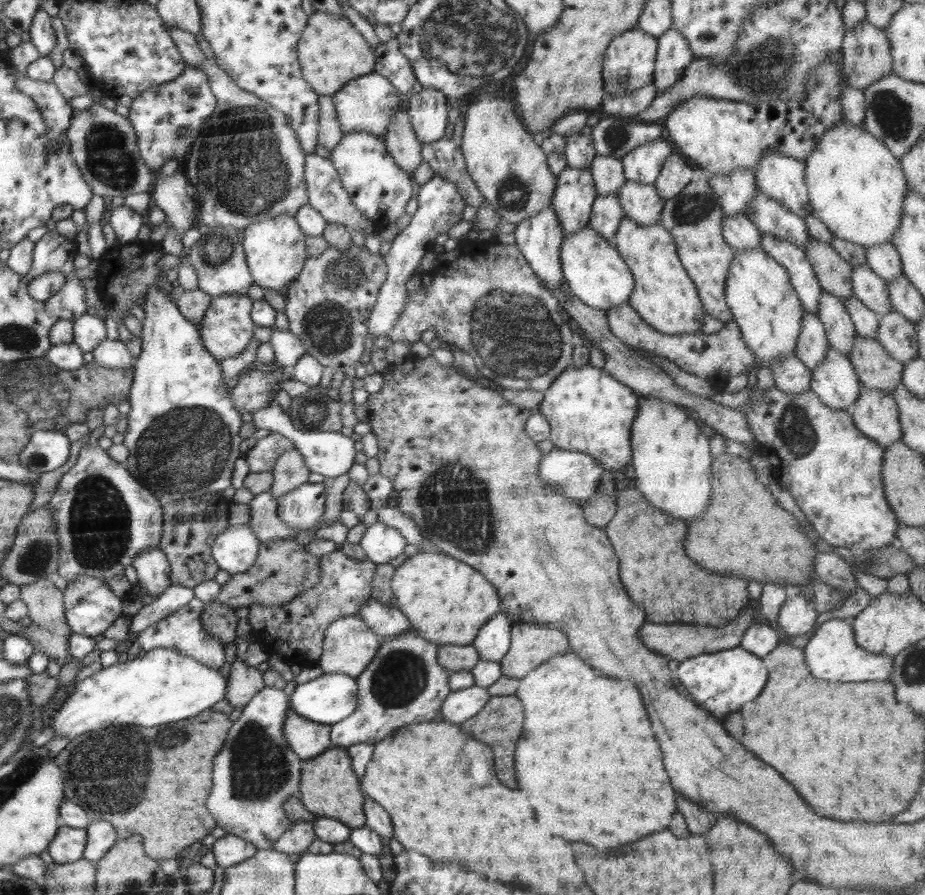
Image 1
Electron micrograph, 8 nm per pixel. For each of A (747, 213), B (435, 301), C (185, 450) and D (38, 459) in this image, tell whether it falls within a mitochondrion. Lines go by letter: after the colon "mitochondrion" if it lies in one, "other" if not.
A: other
B: other
C: mitochondrion
D: mitochondrion

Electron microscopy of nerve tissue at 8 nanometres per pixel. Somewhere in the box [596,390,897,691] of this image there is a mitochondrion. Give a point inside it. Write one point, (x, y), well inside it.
(795, 435)

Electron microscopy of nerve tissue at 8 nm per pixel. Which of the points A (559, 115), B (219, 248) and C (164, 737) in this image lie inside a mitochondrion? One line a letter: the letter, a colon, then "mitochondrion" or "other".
A: other
B: mitochondrion
C: mitochondrion

